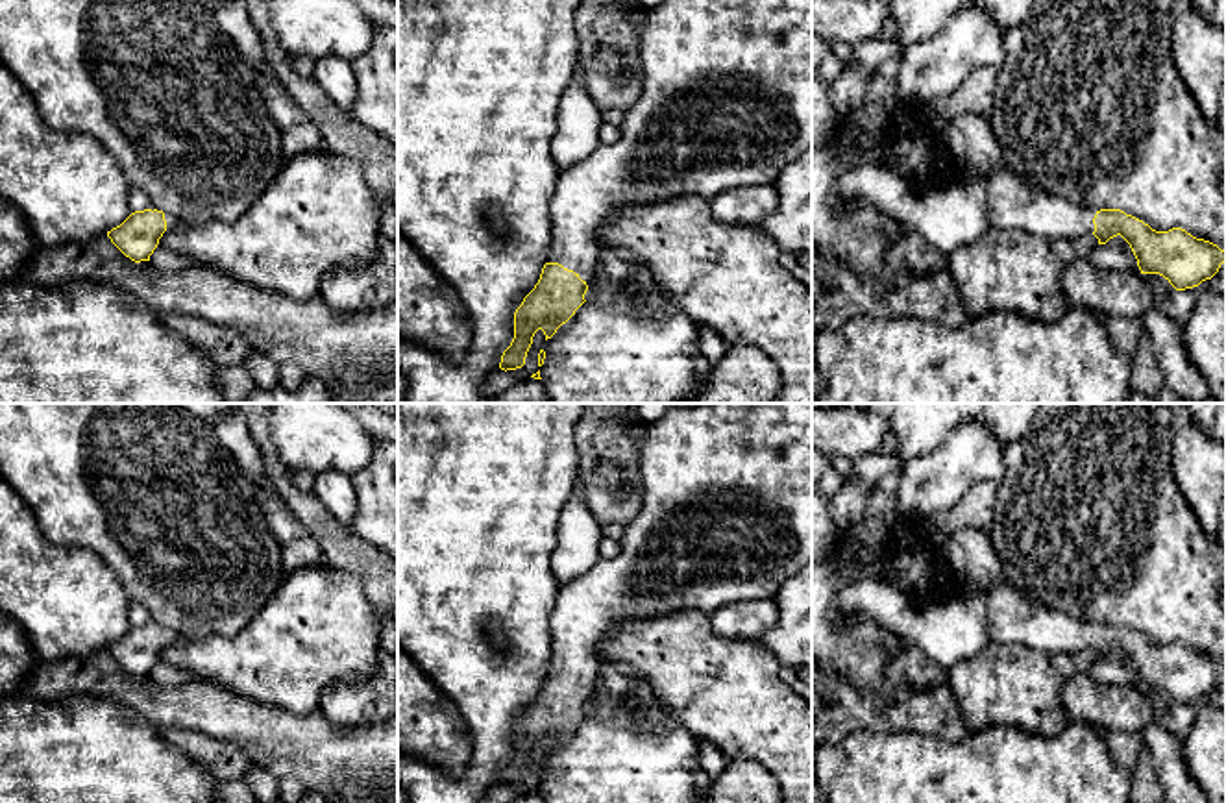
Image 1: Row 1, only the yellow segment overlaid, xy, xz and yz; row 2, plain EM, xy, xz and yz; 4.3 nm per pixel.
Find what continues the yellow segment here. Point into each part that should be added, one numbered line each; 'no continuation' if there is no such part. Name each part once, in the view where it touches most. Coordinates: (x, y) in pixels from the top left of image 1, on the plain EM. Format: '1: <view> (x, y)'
1: xz (725, 517)

